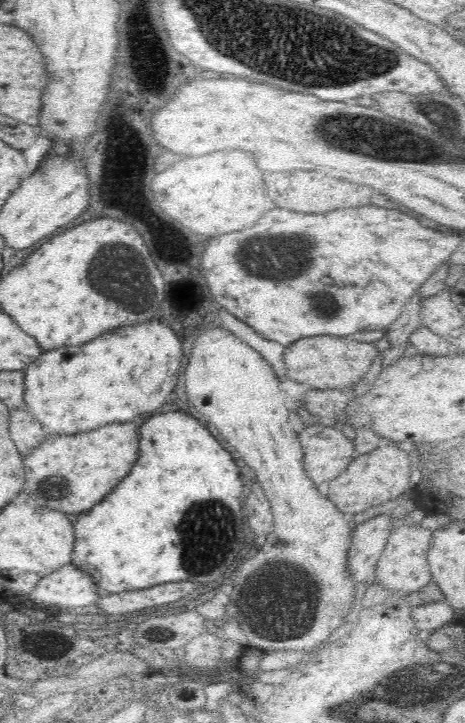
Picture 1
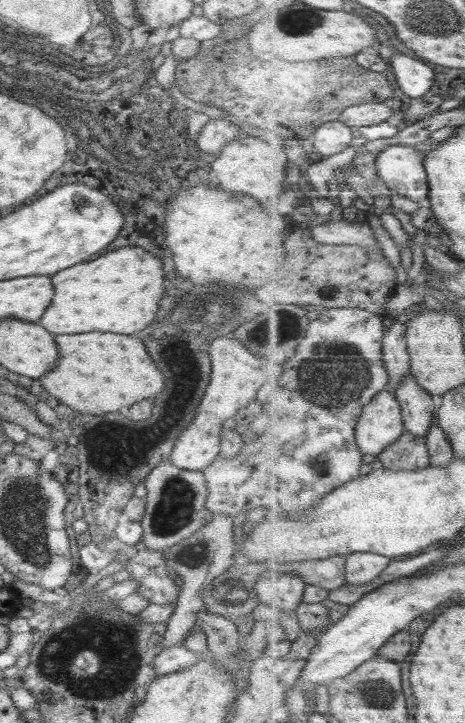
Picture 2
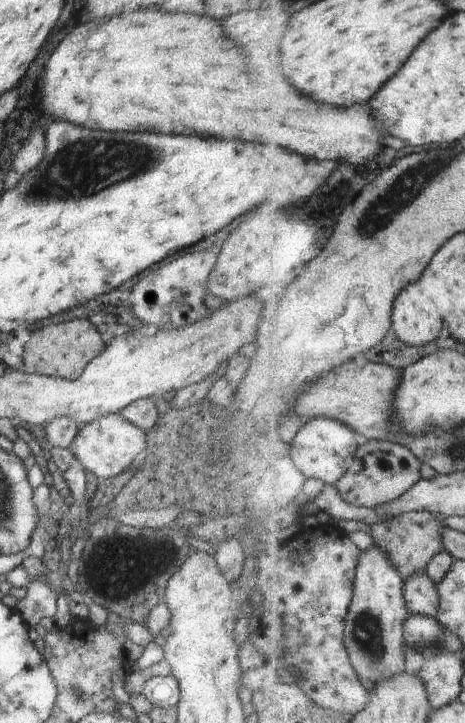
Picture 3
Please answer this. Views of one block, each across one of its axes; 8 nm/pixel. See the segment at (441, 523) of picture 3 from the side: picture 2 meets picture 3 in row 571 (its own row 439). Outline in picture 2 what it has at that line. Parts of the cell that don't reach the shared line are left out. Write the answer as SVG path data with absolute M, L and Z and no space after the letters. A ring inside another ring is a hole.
M408 430L378 458L385 469L396 472L402 470L415 472L432 466L427 437L419 437Z

